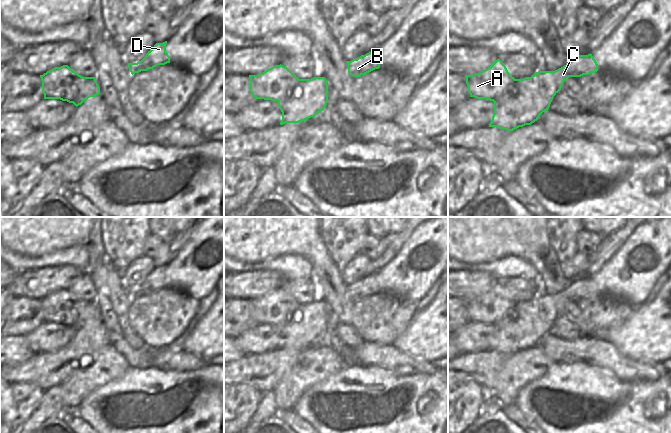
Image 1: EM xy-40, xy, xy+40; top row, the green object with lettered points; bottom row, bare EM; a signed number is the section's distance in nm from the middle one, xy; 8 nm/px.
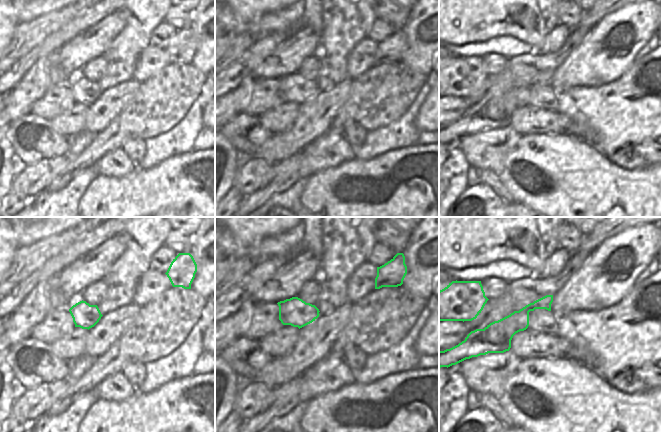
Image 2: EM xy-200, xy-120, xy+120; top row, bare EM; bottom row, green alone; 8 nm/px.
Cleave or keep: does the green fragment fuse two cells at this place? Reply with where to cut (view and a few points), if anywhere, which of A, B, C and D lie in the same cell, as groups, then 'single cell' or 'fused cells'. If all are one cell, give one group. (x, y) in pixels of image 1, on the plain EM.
cut xy+40 (544, 304), (540, 314), (511, 309), (500, 320), (488, 323); groups A / B C D; fused cells

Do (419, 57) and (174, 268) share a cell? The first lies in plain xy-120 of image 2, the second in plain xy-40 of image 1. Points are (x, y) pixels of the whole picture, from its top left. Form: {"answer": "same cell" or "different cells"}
{"answer": "same cell"}

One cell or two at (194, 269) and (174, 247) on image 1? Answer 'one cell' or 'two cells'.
two cells

